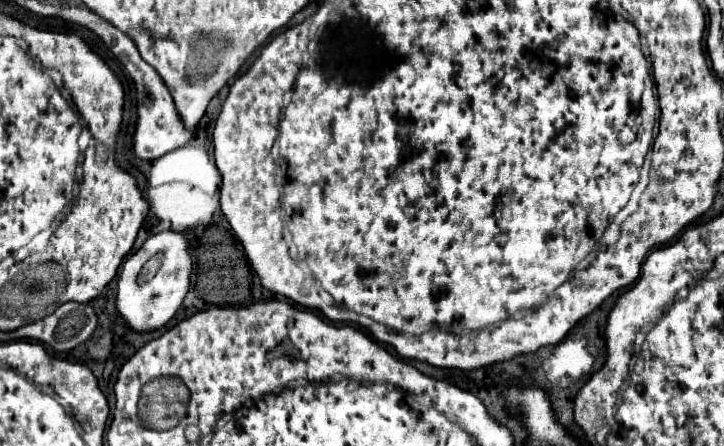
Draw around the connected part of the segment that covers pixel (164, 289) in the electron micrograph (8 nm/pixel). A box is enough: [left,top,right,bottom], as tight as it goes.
[116,231,192,333]

